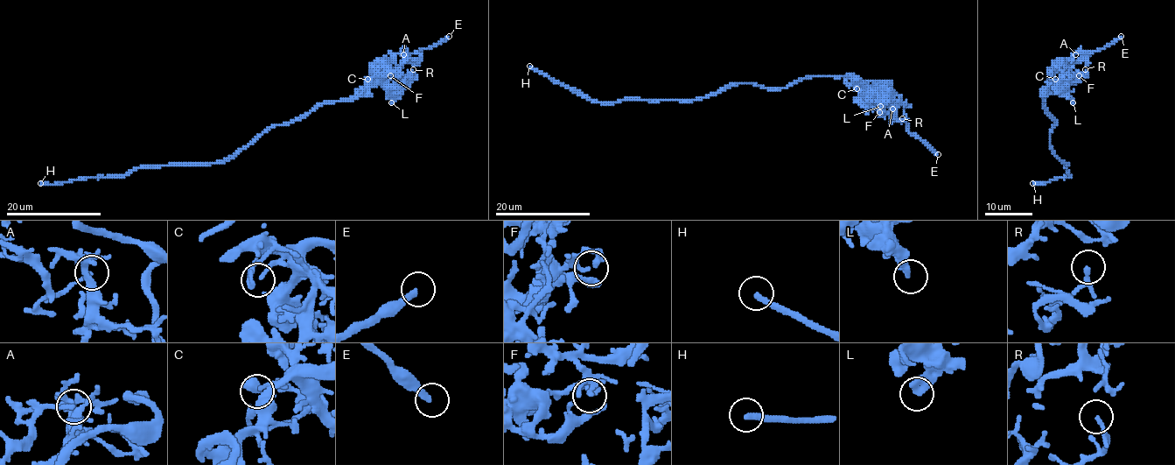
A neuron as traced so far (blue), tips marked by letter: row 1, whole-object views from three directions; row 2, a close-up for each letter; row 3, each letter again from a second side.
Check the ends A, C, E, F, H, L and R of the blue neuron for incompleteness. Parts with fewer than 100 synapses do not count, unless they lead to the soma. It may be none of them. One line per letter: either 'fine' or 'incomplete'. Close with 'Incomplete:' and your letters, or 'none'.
A: fine
C: fine
E: incomplete
F: fine
H: fine
L: fine
R: fine
Incomplete: E

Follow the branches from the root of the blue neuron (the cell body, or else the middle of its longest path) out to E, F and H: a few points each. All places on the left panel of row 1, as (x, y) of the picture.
E: (272, 128), (325, 102), (363, 95), (373, 78), (396, 71), (449, 36)
F: (272, 128), (297, 121), (325, 102), (356, 99), (382, 74), (390, 75)
H: (272, 128), (264, 130), (233, 155), (216, 162), (143, 165), (119, 175), (87, 177), (54, 184), (40, 183)

